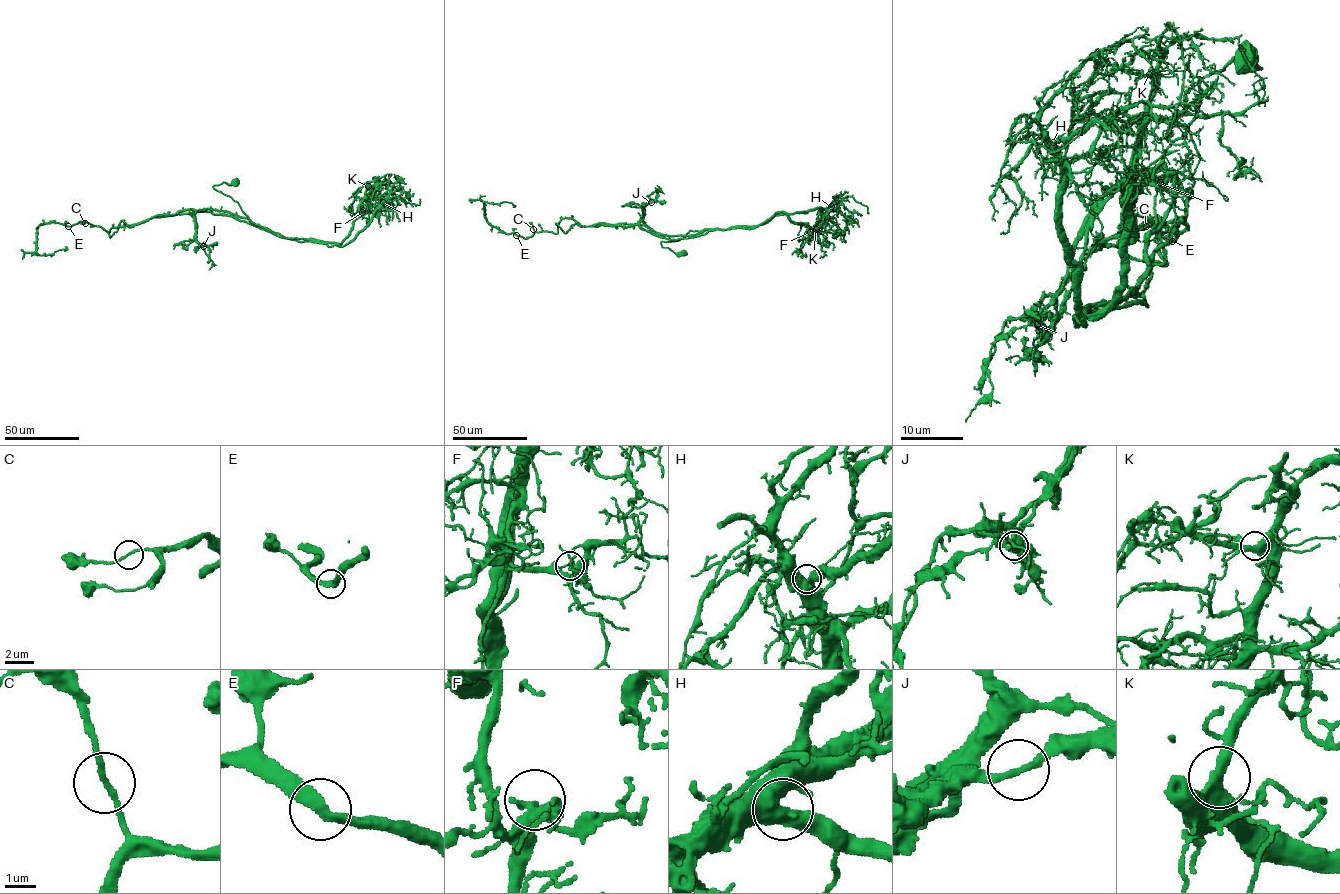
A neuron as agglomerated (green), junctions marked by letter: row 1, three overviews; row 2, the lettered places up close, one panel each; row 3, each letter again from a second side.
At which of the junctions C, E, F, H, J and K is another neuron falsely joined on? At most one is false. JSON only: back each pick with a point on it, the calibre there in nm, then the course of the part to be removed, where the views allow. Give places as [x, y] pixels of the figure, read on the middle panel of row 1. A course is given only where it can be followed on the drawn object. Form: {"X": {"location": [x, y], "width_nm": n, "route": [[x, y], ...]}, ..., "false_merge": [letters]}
{"J": {"location": [651, 202], "width_nm": 240, "route": [[650, 203], [639, 225], [678, 239], [754, 228], [776, 212], [807, 212], [835, 203], [845, 218], [842, 240]]}, "false_merge": ["J"]}

